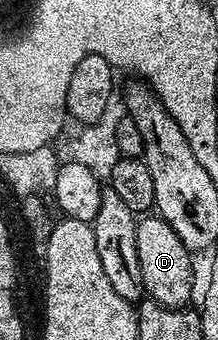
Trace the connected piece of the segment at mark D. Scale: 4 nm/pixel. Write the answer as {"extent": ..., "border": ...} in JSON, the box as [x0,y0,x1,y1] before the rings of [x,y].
{"extent":[135,216,194,307],"border":[[[151,216],[138,222],[135,244],[143,291],[162,306],[185,307],[194,294],[194,262],[191,250],[184,248],[184,240],[163,218]]]}

